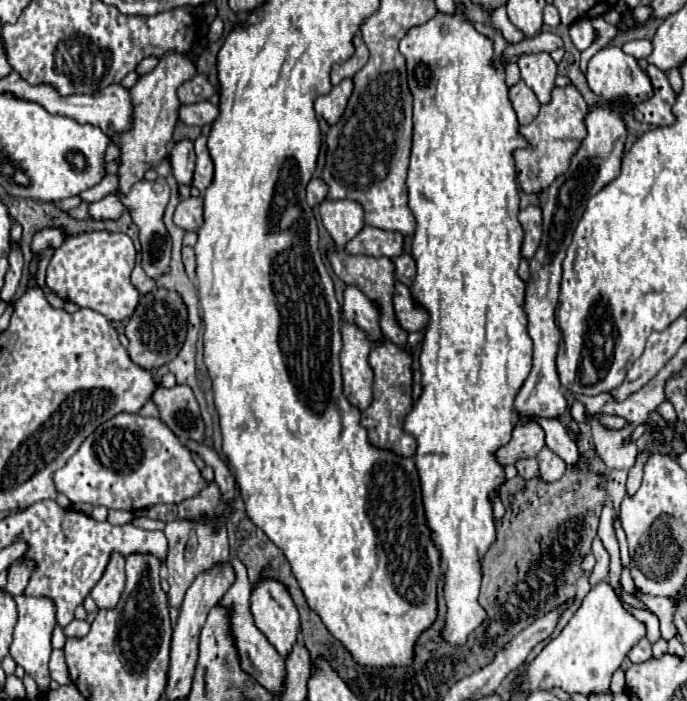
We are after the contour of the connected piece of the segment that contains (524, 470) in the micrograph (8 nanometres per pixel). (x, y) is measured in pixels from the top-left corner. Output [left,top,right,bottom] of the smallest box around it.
[517,458,539,480]

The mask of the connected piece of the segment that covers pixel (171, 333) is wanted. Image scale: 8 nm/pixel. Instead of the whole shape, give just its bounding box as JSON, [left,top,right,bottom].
[125,288,187,372]

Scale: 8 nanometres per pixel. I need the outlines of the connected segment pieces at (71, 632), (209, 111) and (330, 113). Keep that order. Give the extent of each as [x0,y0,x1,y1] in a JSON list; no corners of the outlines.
[[63,620,89,638],[179,100,219,126],[315,80,353,126]]

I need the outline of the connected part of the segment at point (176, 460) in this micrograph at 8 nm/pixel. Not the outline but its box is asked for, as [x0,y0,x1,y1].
[53,414,209,510]

